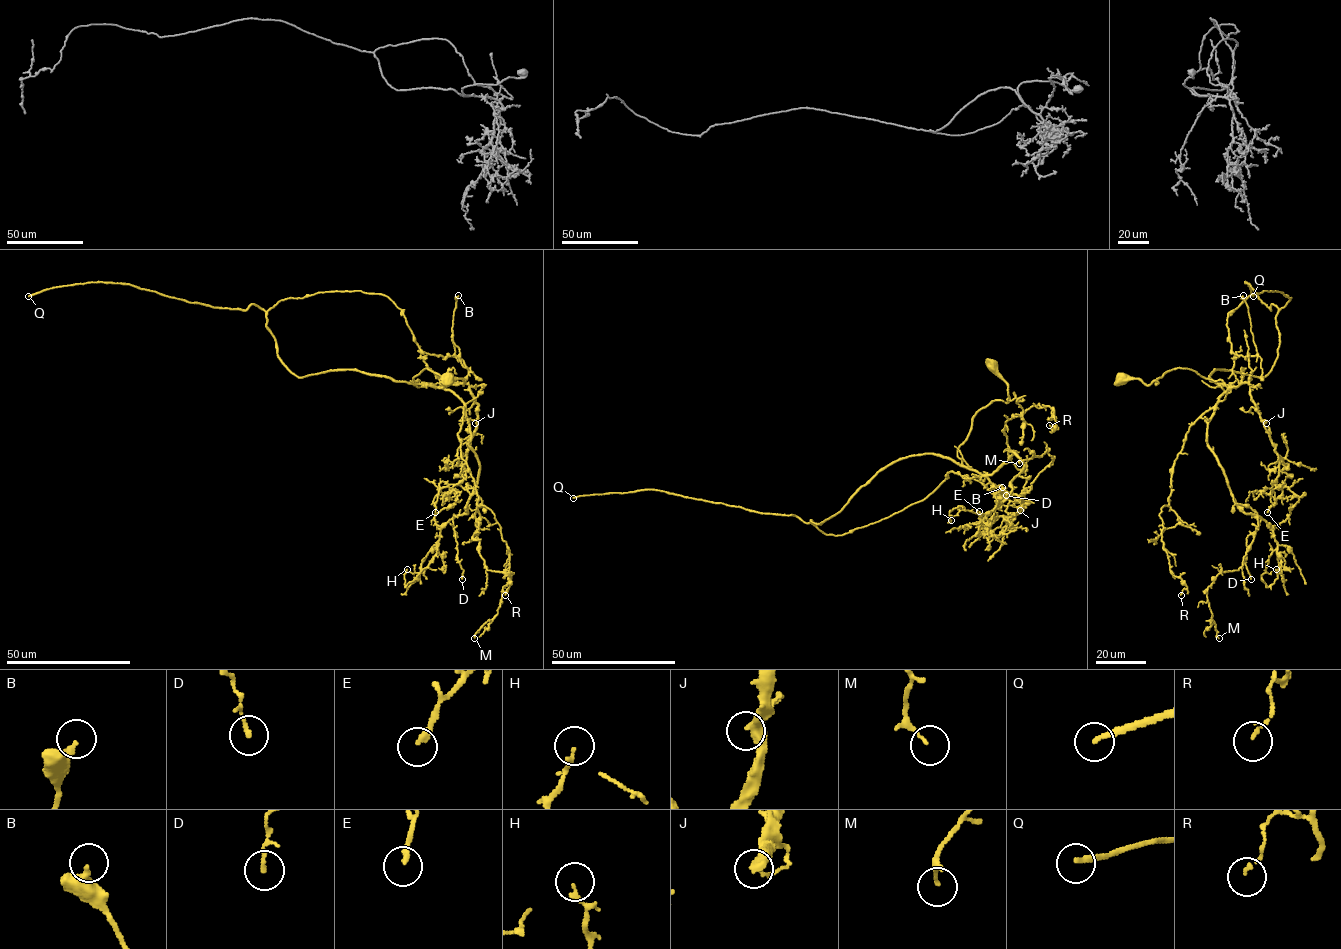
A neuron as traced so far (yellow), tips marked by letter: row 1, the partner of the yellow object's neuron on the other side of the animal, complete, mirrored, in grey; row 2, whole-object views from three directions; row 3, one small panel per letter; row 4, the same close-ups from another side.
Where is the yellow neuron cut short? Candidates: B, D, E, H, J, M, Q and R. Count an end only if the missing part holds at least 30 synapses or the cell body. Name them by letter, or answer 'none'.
Q

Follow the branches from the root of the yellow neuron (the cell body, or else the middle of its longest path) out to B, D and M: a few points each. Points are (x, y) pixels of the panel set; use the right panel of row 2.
B: (1119, 379), (1264, 377), (1291, 298), (1264, 290), (1228, 313), (1244, 357), (1257, 352), (1243, 295)
D: (1119, 379), (1157, 384), (1187, 368), (1230, 387), (1207, 442), (1236, 503), (1261, 519), (1246, 538), (1251, 579)
M: (1119, 379), (1157, 384), (1187, 368), (1230, 387), (1207, 446), (1258, 526), (1243, 565), (1207, 588), (1219, 638)

